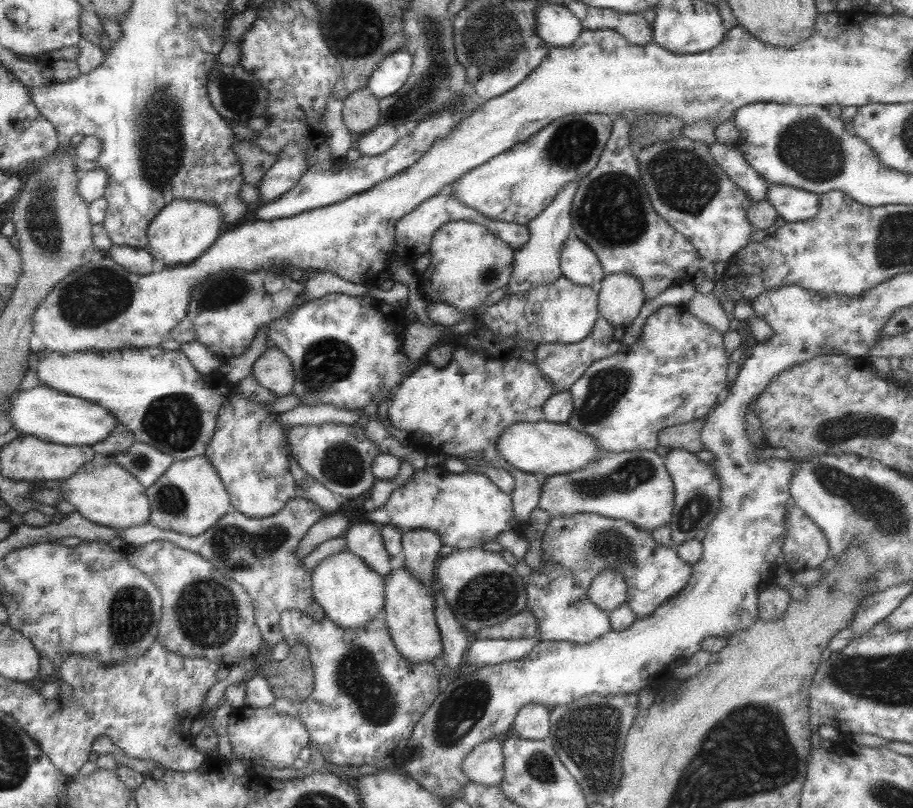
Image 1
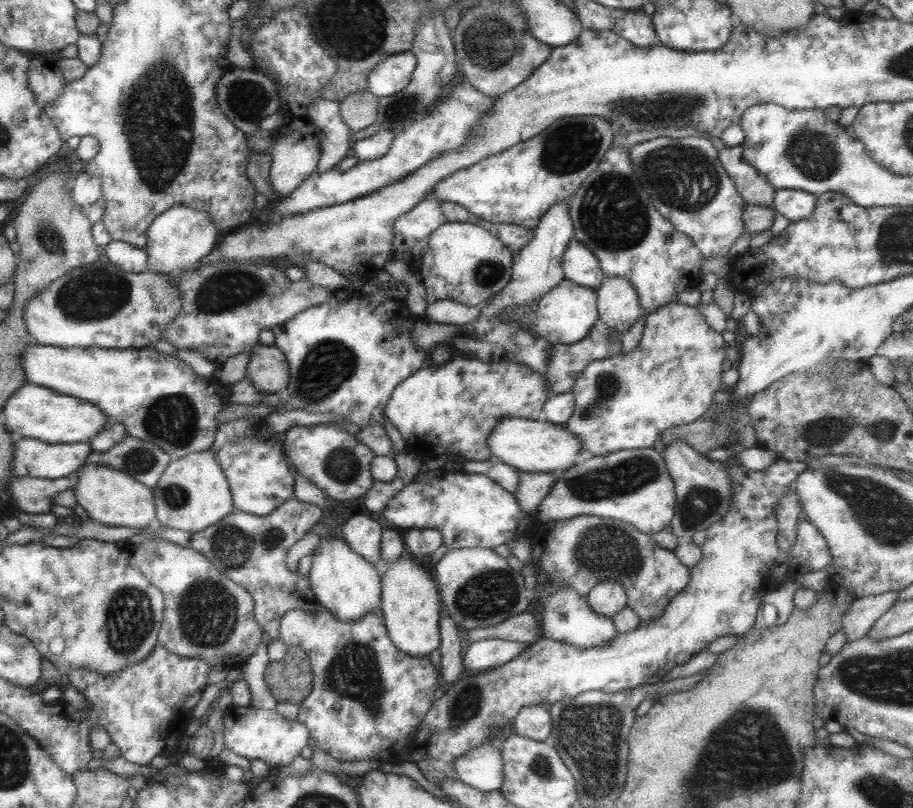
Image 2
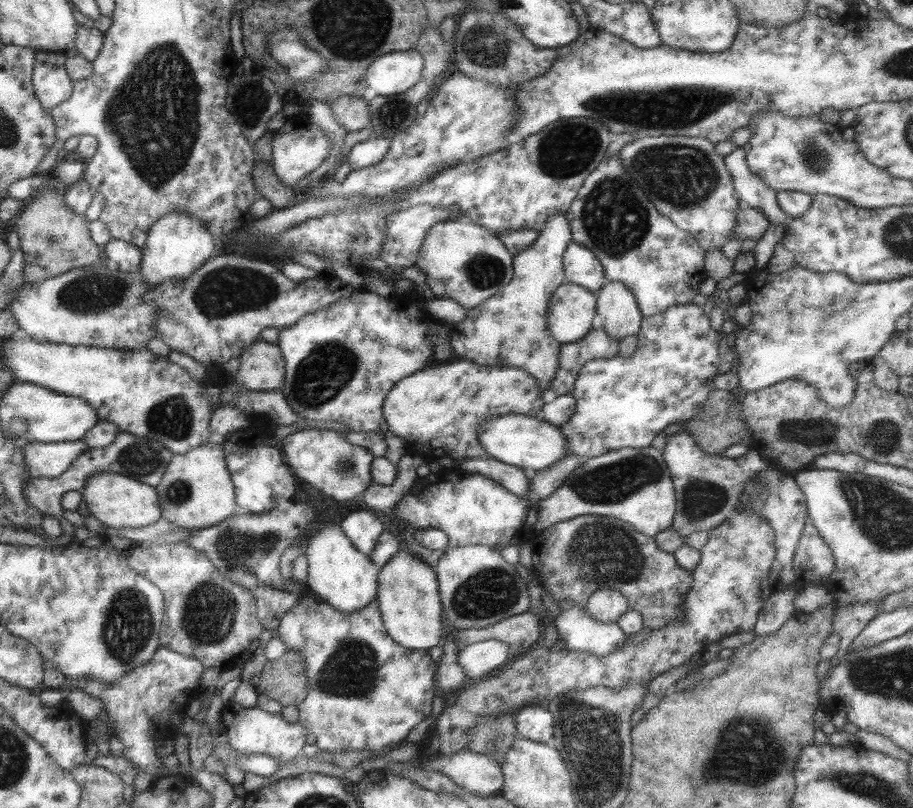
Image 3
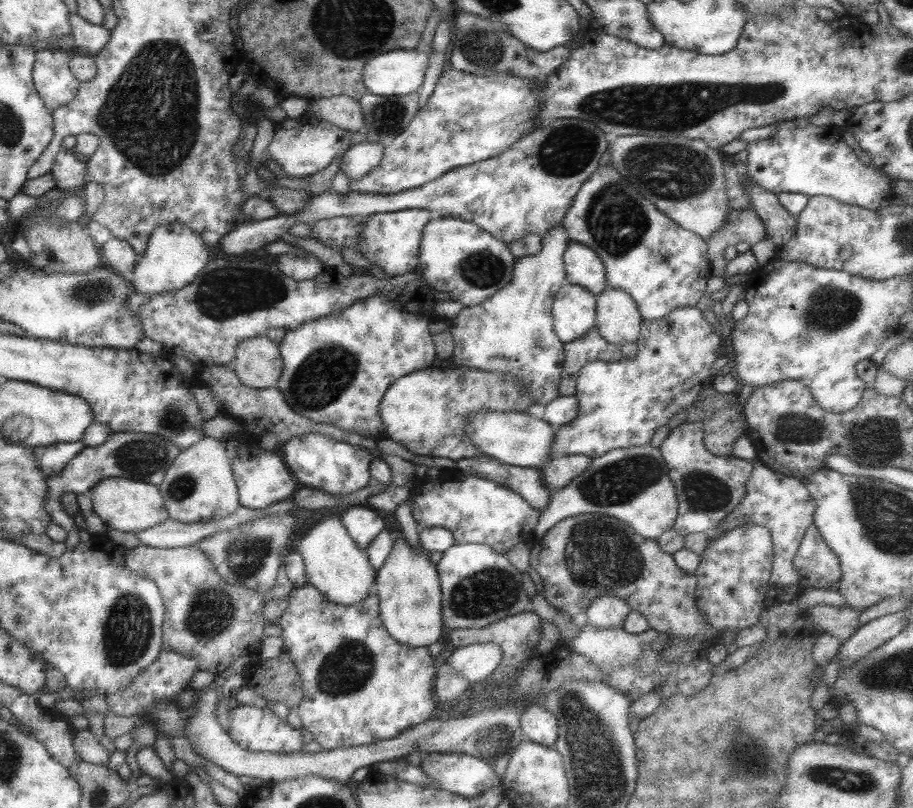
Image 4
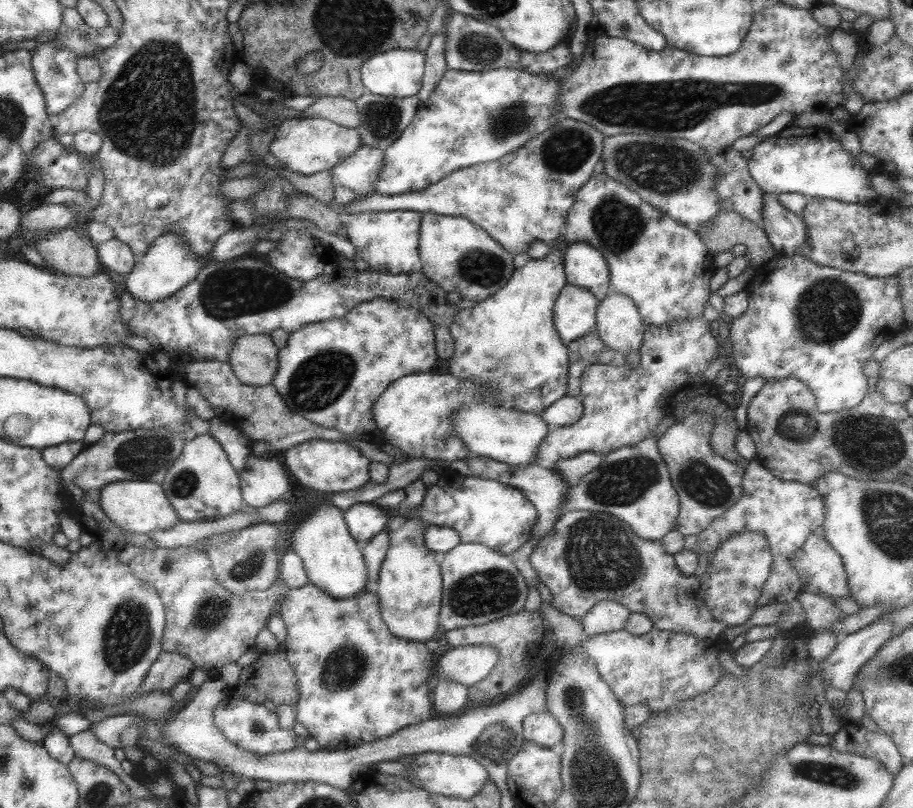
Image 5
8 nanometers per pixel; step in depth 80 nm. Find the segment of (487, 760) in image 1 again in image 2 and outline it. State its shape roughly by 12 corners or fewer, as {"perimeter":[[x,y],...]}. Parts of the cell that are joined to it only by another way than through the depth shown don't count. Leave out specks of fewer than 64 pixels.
{"perimeter":[[484,744],[453,763],[454,779],[478,790],[502,783],[499,750]]}

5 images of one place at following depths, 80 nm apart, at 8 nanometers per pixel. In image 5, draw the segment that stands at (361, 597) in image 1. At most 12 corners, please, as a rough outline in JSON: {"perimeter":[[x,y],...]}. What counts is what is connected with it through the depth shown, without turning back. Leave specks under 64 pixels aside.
{"perimeter":[[309,505],[288,540],[309,584],[336,599],[367,582],[342,510]]}

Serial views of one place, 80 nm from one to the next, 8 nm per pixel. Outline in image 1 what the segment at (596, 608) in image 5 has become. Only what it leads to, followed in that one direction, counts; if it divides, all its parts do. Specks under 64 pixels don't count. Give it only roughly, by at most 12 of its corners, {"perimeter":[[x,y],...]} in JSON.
{"perimeter":[[614,570],[591,579],[587,598],[611,612],[624,604],[627,589]]}

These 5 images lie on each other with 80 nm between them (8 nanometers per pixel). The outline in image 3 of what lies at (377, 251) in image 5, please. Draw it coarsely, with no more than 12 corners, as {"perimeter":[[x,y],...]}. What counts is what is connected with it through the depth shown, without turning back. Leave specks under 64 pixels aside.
{"perimeter":[[414,205],[385,218],[378,252],[391,273],[416,265],[433,224],[453,221],[455,207]]}

